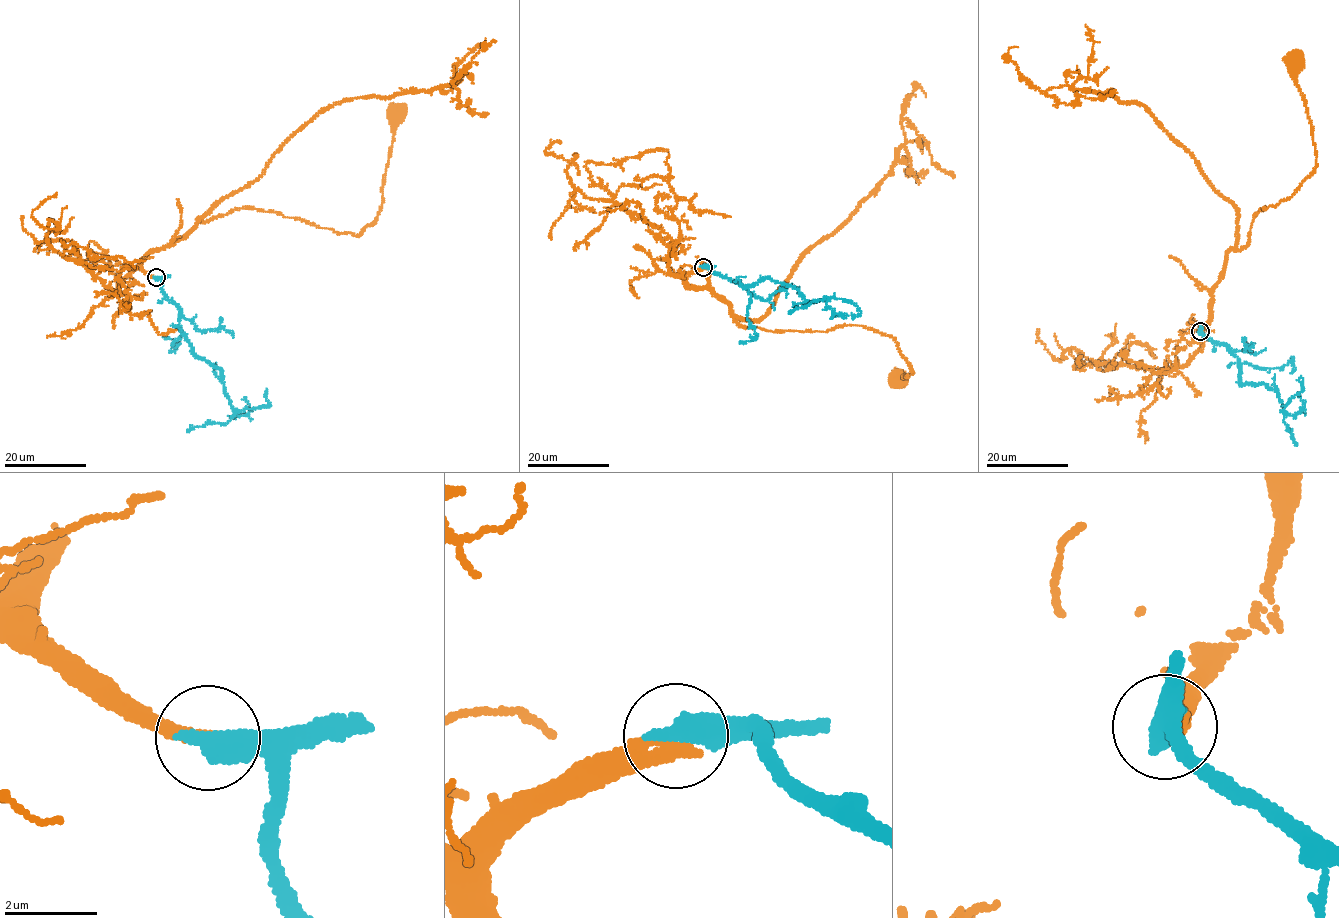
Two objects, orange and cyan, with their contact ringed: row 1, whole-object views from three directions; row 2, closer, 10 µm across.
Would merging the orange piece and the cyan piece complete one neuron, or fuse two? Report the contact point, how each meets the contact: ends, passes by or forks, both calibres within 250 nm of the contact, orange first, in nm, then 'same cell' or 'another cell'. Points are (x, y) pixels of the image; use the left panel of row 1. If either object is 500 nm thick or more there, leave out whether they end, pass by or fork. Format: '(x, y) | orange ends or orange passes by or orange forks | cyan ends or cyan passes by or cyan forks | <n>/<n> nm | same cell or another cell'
(156, 277) | 360/600 nm | same cell

